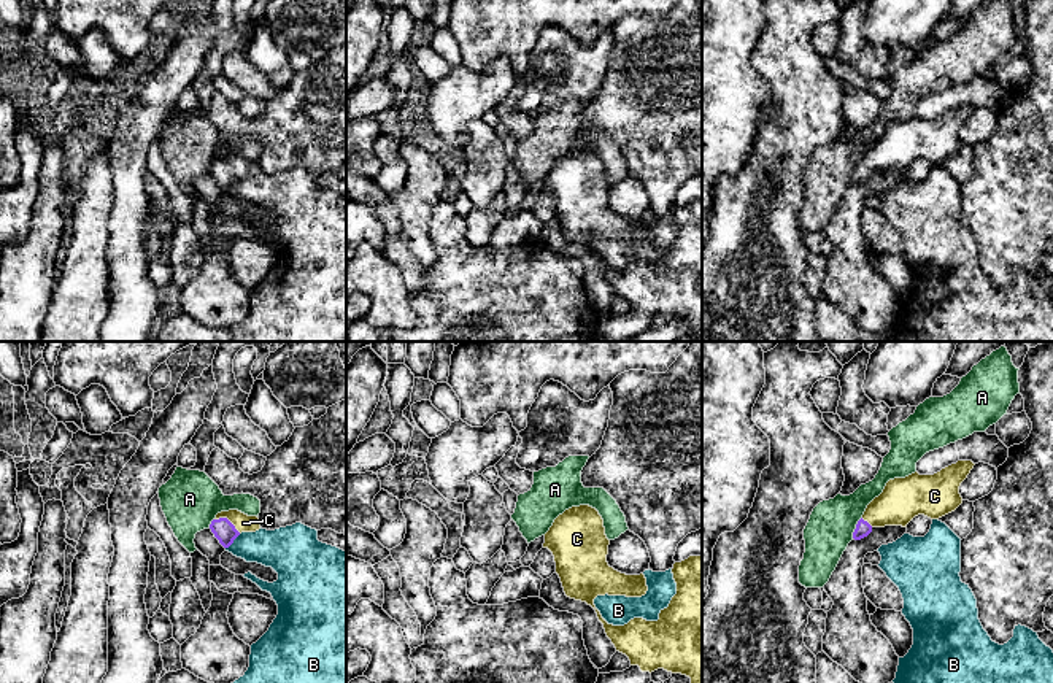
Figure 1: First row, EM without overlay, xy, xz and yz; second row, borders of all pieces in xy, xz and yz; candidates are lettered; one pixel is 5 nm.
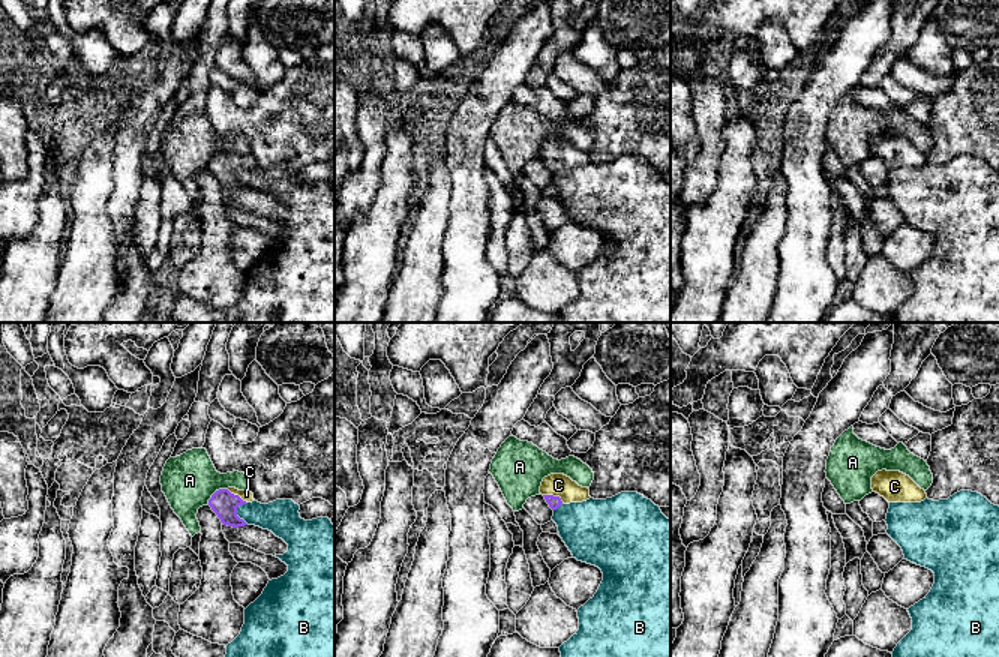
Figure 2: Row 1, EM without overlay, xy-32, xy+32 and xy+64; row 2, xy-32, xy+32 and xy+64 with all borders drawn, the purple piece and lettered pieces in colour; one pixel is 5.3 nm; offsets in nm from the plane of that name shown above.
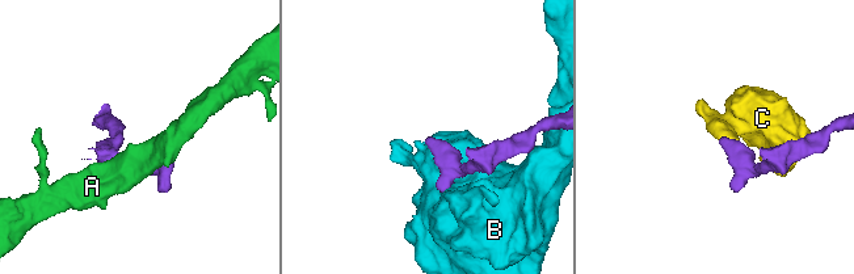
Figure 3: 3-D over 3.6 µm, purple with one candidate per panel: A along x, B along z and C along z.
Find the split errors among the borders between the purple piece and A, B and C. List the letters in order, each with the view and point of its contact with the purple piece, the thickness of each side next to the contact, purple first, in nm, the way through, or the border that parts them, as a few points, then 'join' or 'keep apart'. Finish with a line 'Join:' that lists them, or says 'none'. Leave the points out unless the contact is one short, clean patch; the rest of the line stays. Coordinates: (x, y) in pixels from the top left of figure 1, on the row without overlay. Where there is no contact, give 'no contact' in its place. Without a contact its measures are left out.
A: yz (856, 172) | 80/240 nm | keep apart
B: xy (232, 186) | 110/200 nm | keep apart
C: xy (227, 164) | 110/90 nm | across xy (224, 175), (227, 164), (243, 167) | join
Join: C

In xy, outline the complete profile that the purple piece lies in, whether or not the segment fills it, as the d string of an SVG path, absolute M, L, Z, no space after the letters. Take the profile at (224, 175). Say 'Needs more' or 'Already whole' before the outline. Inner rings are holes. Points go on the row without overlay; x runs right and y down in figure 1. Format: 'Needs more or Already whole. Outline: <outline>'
Needs more. Outline: M238 154L221 156L210 168L211 176L224 192L229 192L241 176L260 173L257 160L248 160Z

